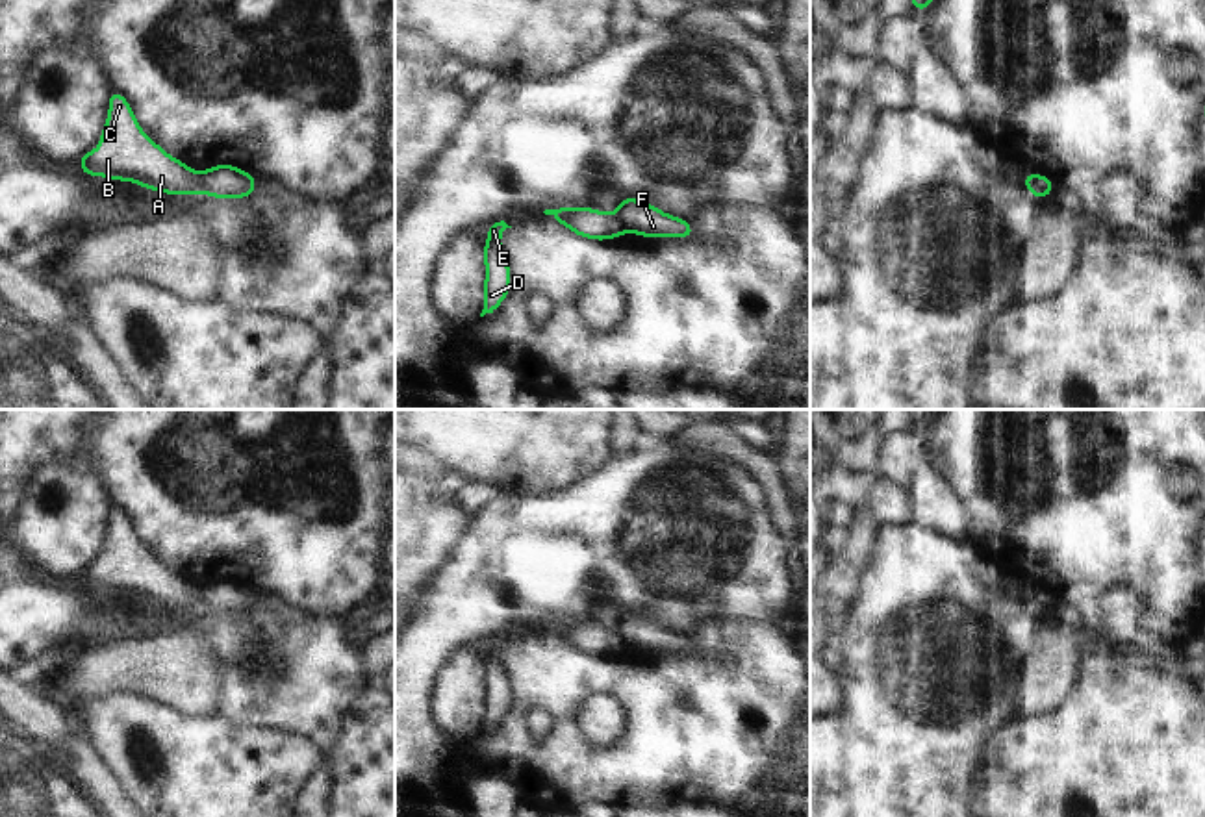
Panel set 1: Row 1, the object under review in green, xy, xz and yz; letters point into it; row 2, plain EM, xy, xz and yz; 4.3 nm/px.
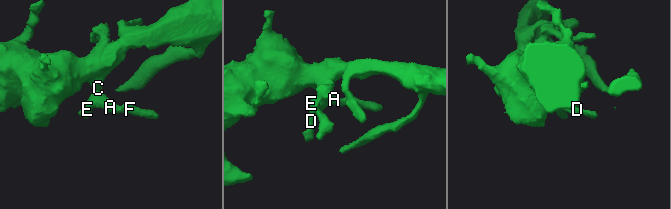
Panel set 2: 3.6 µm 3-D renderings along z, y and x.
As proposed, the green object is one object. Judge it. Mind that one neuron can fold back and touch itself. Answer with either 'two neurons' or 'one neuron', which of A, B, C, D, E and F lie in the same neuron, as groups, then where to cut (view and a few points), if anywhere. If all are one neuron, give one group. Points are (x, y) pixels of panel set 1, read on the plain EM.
two neurons | A B C D E / F | xy (197, 590), (202, 606)

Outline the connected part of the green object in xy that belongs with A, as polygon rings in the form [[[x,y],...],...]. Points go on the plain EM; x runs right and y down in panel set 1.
[[[117,506],[109,511],[109,532],[100,550],[100,563],[78,578],[85,591],[137,597],[145,604],[169,610],[202,608],[198,587],[165,569],[137,541],[130,519]]]

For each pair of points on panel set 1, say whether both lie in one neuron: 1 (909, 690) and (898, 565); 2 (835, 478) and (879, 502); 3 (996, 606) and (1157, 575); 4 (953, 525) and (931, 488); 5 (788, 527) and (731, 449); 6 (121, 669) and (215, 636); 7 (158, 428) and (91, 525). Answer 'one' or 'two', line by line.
1: one
2: two
3: two
4: one
5: one
6: two
7: two

